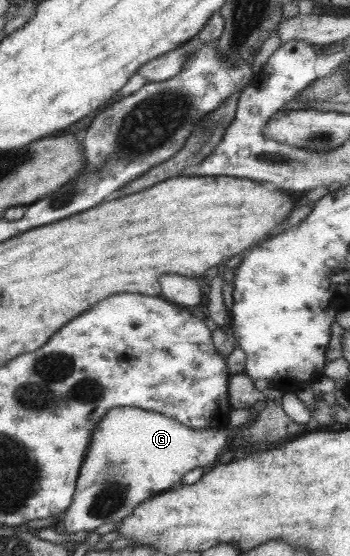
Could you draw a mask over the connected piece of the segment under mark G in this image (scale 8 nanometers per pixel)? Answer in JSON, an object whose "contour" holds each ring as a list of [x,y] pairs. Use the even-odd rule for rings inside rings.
{"contour":[[[138,408],[109,409],[101,422],[91,431],[91,441],[89,441],[83,464],[79,467],[70,504],[64,511],[65,517],[62,521],[64,532],[68,534],[79,531],[91,532],[101,525],[119,522],[130,515],[133,508],[140,505],[143,500],[172,489],[171,485],[179,485],[181,477],[187,471],[215,463],[215,458],[227,436],[225,430],[193,431],[175,422],[173,418]]]}

